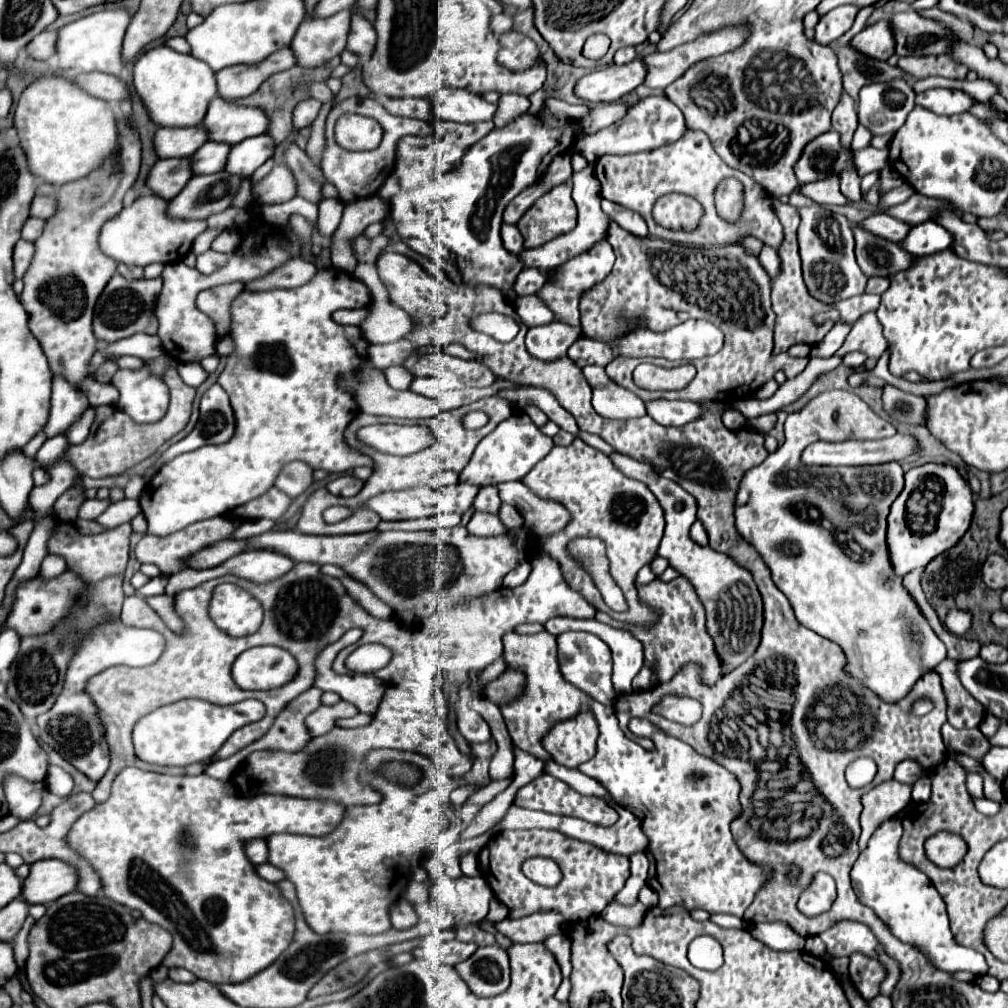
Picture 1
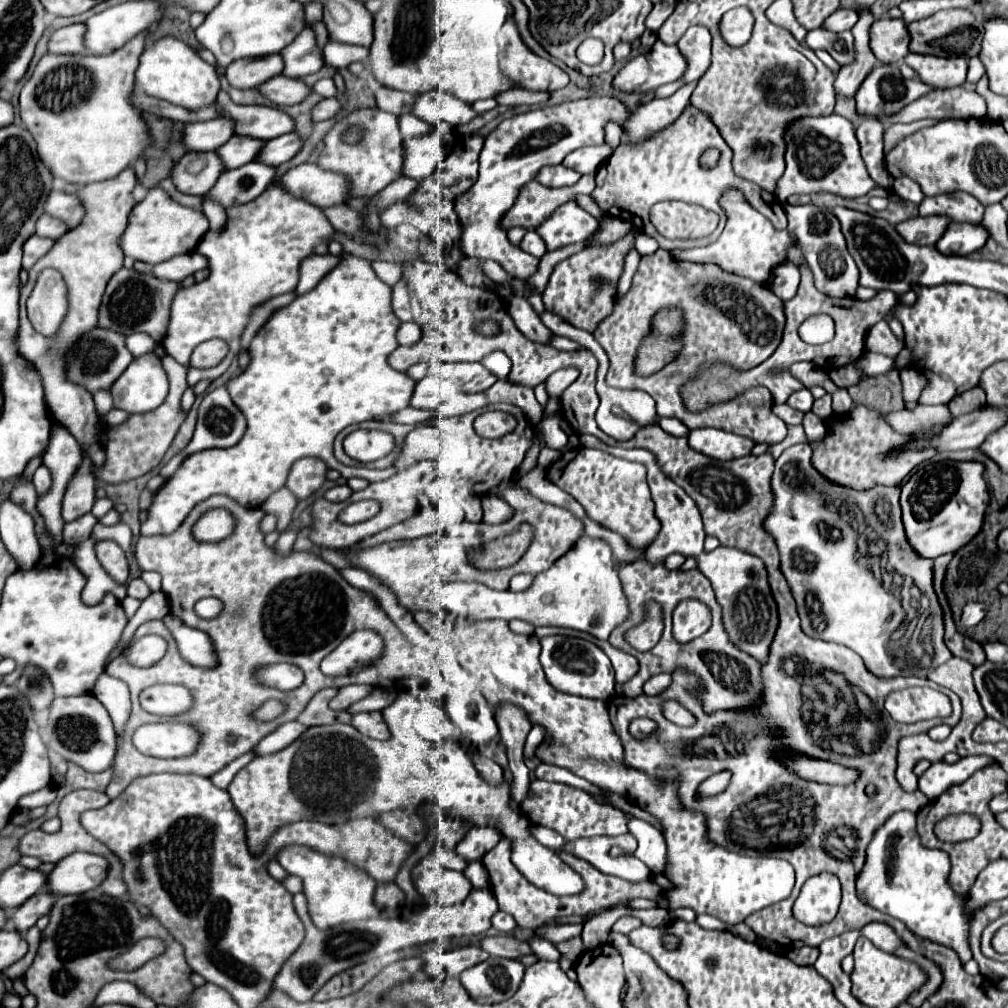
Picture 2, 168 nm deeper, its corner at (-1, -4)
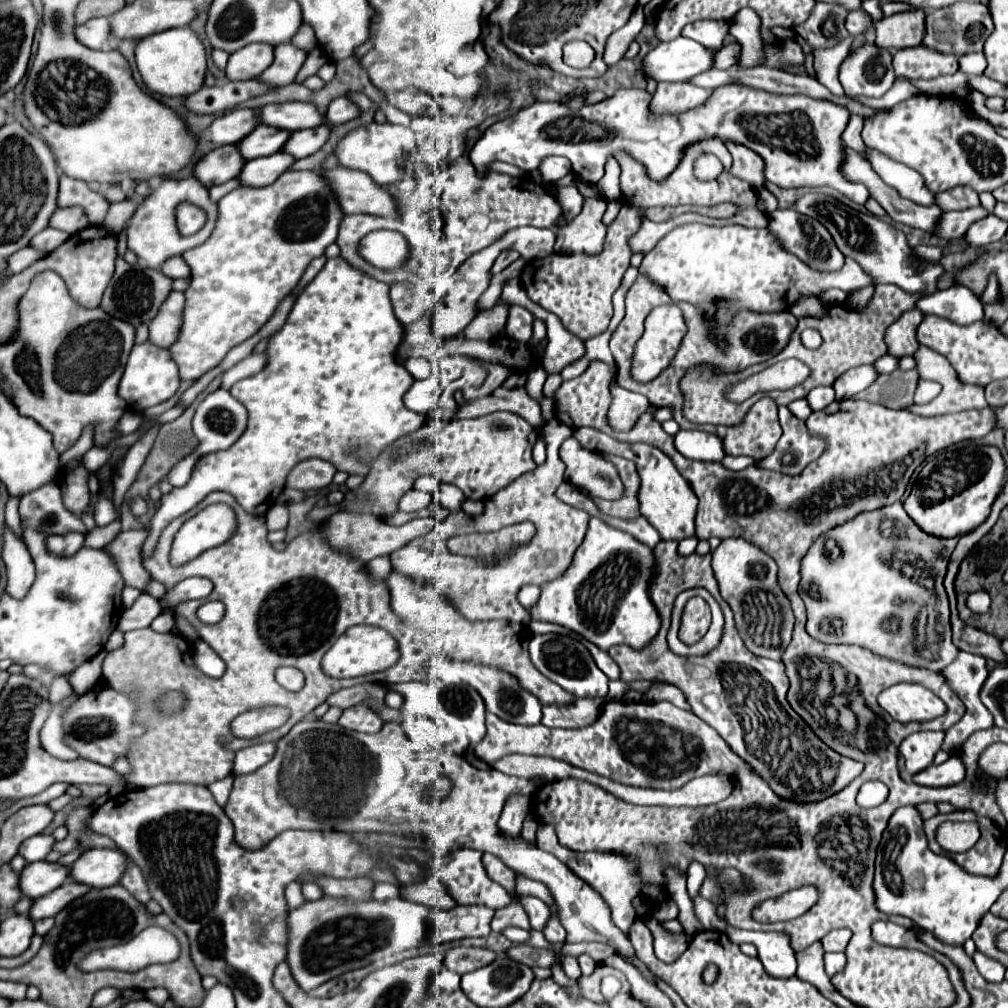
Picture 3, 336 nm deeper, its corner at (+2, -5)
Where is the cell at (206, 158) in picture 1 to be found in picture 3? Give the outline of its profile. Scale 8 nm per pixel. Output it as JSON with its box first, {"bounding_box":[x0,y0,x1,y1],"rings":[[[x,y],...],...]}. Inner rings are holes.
{"bounding_box":[236,127,290,161],"rings":[[[256,127],[250,135],[240,139],[236,143],[238,153],[244,161],[256,159],[256,157],[266,157],[272,153],[278,153],[286,139],[290,137],[290,131],[274,131],[274,127]]]}

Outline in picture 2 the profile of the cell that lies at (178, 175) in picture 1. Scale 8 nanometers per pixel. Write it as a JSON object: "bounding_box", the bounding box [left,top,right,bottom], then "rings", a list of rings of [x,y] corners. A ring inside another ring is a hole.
{"bounding_box":[173,152,225,196],"rings":[[[187,152],[173,168],[173,184],[183,194],[205,196],[225,172],[225,164],[215,152]]]}

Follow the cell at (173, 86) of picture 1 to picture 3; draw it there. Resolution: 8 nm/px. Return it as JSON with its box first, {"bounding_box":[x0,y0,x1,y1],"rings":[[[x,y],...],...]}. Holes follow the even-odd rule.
{"bounding_box":[136,27,206,97],"rings":[[[176,27],[140,39],[136,45],[136,65],[142,81],[152,93],[160,93],[166,97],[186,97],[196,93],[204,85],[206,55],[202,41],[190,27]]]}

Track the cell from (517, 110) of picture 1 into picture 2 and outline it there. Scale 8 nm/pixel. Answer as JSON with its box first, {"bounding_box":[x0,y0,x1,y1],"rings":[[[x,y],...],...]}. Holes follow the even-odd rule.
{"bounding_box":[495,88,549,106],"rings":[[[513,88],[513,90],[505,90],[497,94],[495,100],[505,106],[515,106],[515,104],[541,104],[541,102],[547,102],[549,98],[548,92],[529,92],[529,90]]]}

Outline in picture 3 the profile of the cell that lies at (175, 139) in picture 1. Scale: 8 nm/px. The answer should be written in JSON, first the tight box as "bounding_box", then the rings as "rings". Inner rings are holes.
{"bounding_box":[208,109,258,147],"rings":[[[234,109],[212,121],[212,125],[208,127],[208,139],[216,147],[234,145],[254,127],[258,127],[258,117],[254,109]]]}

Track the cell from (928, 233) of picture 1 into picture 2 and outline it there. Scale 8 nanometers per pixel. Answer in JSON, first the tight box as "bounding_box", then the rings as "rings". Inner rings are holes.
{"bounding_box":[937,222,989,256],"rings":[[[951,222],[943,238],[937,242],[937,250],[943,254],[957,254],[957,256],[969,256],[985,246],[989,238],[987,228],[979,224],[969,222]]]}

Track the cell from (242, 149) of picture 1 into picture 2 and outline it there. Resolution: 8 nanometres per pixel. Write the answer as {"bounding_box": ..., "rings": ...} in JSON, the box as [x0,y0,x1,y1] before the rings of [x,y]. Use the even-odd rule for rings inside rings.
{"bounding_box":[259,132,303,166],"rings":[[[295,132],[283,134],[279,138],[265,142],[265,146],[259,154],[259,160],[265,164],[271,164],[271,166],[279,166],[279,164],[291,160],[301,148],[303,148],[303,138],[299,134],[295,134]]]}

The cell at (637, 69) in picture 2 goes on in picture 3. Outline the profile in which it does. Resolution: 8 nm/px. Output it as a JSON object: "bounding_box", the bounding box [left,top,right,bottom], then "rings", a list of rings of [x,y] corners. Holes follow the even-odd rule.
{"bounding_box":[642,37,712,81],"rings":[[[688,37],[660,43],[642,59],[642,73],[654,81],[688,81],[710,69],[712,53]]]}

